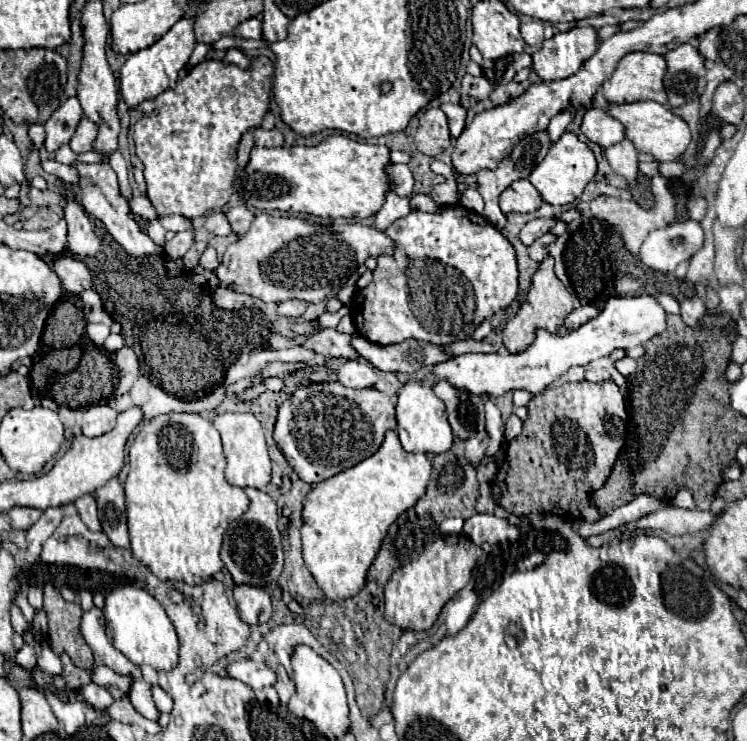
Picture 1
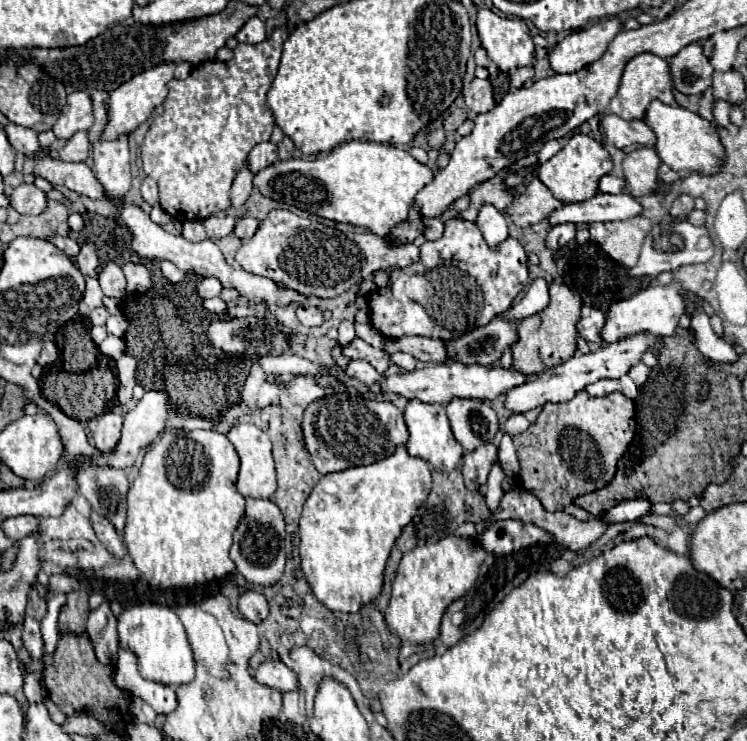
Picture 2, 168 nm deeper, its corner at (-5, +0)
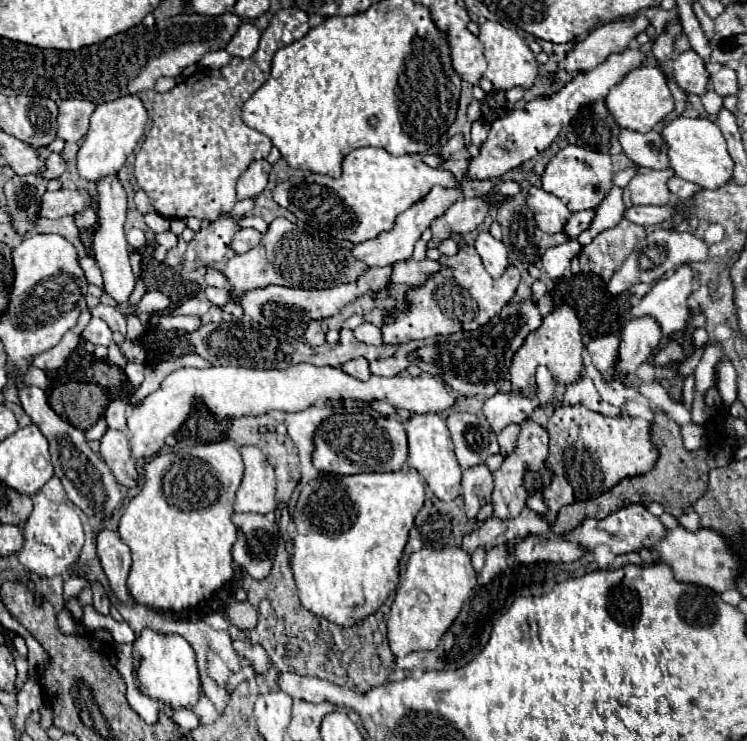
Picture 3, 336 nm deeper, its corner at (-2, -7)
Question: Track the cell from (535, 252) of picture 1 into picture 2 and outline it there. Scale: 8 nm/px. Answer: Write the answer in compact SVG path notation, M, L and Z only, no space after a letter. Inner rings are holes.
M560 224L560 226L554 226L548 236L546 236L546 248L556 252L560 248L564 248L568 242L572 242L576 236L576 228L574 224Z

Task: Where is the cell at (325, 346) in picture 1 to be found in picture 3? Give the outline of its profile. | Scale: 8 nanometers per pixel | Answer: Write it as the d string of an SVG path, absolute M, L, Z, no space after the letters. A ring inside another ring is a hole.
M533 299L509 303L503 307L503 319L493 317L483 329L475 331L459 331L453 335L437 335L421 341L409 341L399 345L395 355L383 361L371 361L371 373L383 377L395 377L405 371L409 365L417 365L423 373L429 373L441 381L461 397L491 397L501 391L503 383L509 379L509 365L515 351L525 343L527 335L541 325L539 307Z

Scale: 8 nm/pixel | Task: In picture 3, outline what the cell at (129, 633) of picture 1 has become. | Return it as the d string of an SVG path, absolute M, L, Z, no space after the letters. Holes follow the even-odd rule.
M151 629L143 633L133 643L135 659L135 683L141 693L147 693L151 699L175 709L191 709L201 697L201 679L197 671L195 651L181 635L159 635Z

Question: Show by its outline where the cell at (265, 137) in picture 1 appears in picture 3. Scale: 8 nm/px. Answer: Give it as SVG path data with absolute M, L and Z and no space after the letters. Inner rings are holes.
M261 159L255 161L239 179L237 179L237 199L255 199L261 195L261 191L267 187L267 177L269 177L271 165Z

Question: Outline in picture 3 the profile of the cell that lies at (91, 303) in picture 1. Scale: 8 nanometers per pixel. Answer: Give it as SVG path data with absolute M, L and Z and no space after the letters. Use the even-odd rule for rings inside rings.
M93 317L91 323L83 329L81 333L81 341L91 341L93 345L103 345L103 347L109 347L113 341L111 341L111 329L105 321Z

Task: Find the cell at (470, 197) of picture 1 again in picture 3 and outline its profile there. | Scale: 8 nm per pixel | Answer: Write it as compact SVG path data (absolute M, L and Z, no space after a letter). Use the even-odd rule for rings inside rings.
M479 233L477 241L475 241L475 249L487 269L487 273L493 279L499 279L503 275L503 271L507 269L509 261L507 261L507 247L497 241L491 233Z

